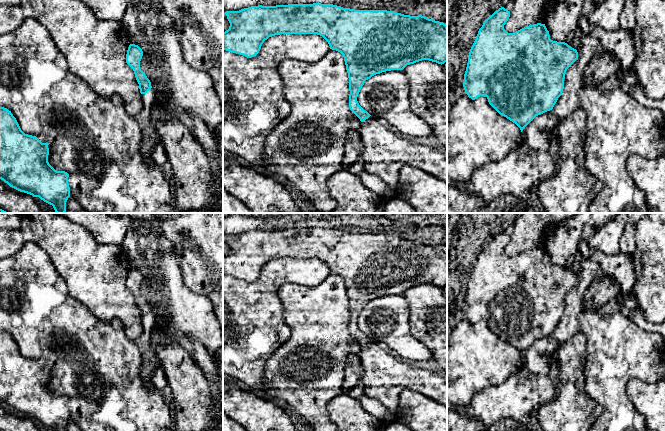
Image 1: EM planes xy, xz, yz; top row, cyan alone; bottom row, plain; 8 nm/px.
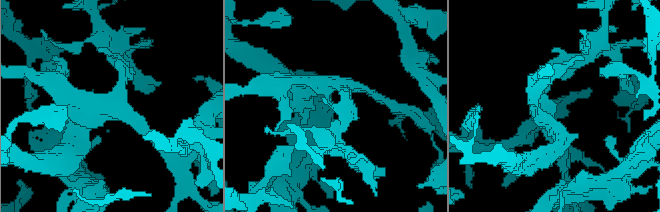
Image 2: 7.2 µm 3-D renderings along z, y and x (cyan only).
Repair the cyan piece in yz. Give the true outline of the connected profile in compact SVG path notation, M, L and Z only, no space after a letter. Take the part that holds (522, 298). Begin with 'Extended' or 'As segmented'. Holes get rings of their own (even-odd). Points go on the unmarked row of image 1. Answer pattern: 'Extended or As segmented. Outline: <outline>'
As segmented. Outline: M504 231L496 234L491 240L489 240L484 246L482 251L479 253L476 263L470 273L468 279L468 287L466 295L464 298L463 311L465 317L472 324L477 323L480 320L486 320L489 328L502 340L506 341L513 347L515 347L521 354L523 353L538 339L541 339L547 335L553 333L558 322L562 319L564 313L564 303L567 293L578 283L578 276L576 273L572 272L565 266L557 266L550 263L549 255L547 254L545 248L537 247L533 249L526 250L514 257L508 257L504 253L504 249L510 241L510 235Z

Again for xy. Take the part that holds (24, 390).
As segmented. Outline: M0 331L0 403L10 411L33 421L39 421L53 431L66 431L70 421L69 398L55 394L48 386L48 367L25 358L7 332Z

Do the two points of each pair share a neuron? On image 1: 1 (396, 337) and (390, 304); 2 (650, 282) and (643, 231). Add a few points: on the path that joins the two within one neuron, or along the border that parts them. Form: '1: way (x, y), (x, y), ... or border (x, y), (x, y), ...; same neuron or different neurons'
1: way (396, 329), (400, 324), (398, 312); same neuron
2: way (650, 269), (650, 244); same neuron

